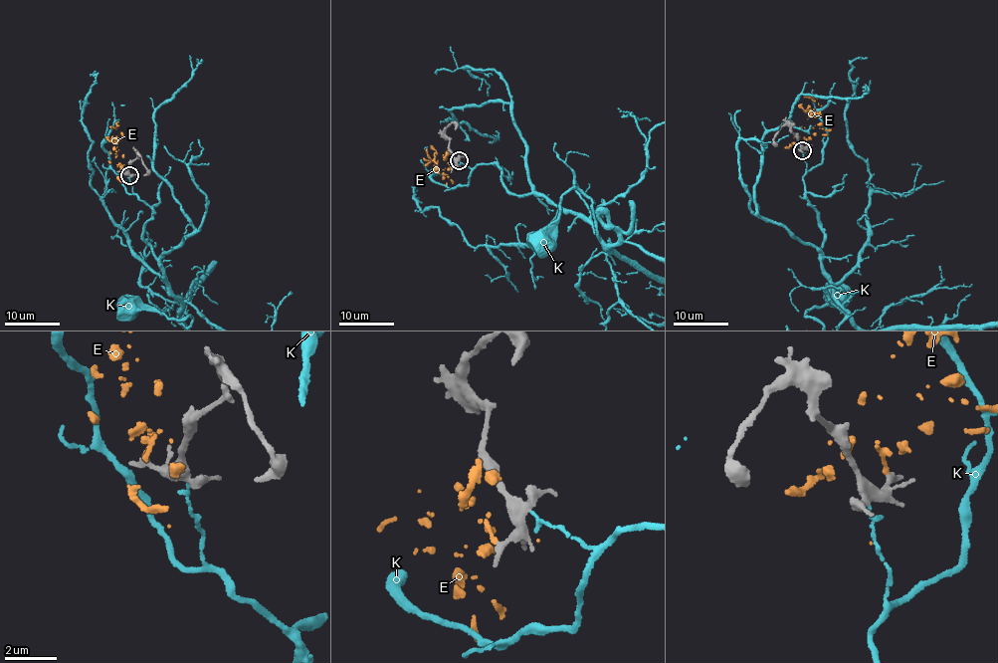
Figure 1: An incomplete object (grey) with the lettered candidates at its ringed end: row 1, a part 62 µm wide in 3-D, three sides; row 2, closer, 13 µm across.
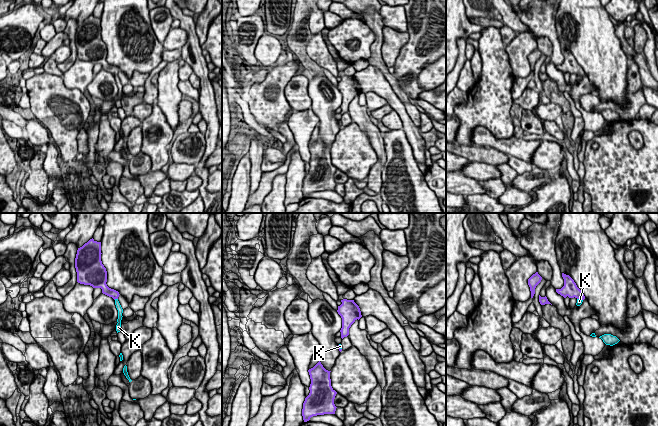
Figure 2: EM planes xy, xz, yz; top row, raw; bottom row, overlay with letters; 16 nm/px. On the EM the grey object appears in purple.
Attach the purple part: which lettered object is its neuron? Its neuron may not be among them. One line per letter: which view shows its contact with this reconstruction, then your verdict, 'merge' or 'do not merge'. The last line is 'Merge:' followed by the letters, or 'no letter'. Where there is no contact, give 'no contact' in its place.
E: no contact; do not merge
K: contact in xy; merge
Merge: K

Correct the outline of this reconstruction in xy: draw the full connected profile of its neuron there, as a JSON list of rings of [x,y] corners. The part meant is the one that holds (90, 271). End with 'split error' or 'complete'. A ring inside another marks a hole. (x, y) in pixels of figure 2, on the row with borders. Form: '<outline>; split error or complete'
[[[93,238],[78,248],[75,258],[75,268],[77,272],[77,282],[90,285],[93,288],[101,288],[102,293],[112,297],[118,310],[116,325],[117,333],[122,331],[121,320],[123,309],[118,301],[119,292],[107,286],[107,271],[101,261],[101,242]]]; split error

